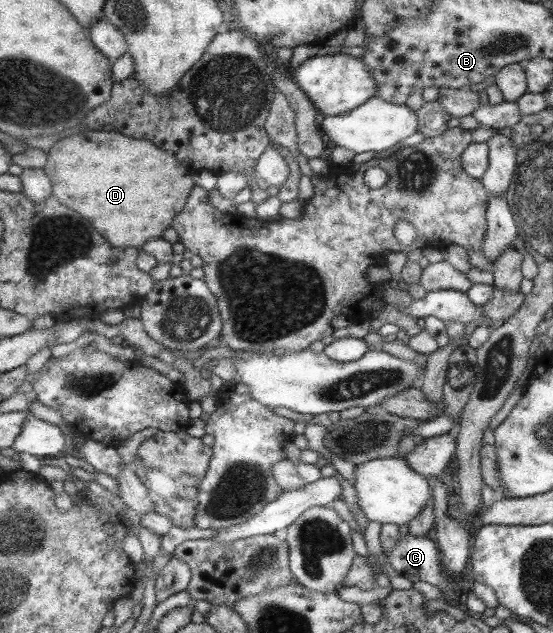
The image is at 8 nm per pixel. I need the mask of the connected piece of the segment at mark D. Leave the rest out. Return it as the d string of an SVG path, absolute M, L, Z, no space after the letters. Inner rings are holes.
M85 130L64 139L55 139L43 169L51 177L54 198L65 206L71 206L72 210L79 210L87 220L95 224L97 231L101 232L112 246L123 249L134 247L139 250L148 239L161 238L161 233L170 227L173 216L182 210L194 186L192 172L179 163L172 153L155 148L151 142L147 142L147 139L135 142L133 137L115 130L97 132Z

